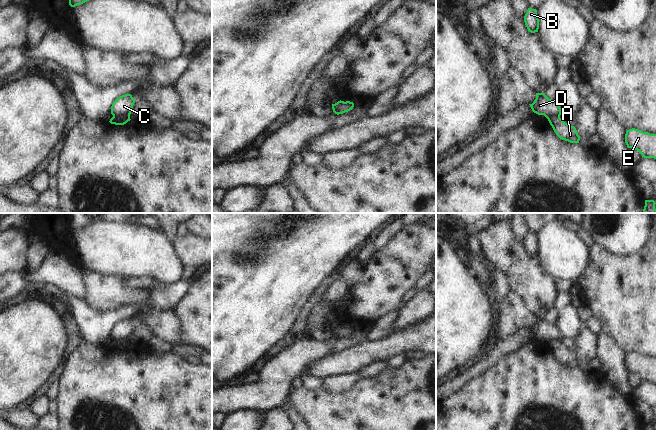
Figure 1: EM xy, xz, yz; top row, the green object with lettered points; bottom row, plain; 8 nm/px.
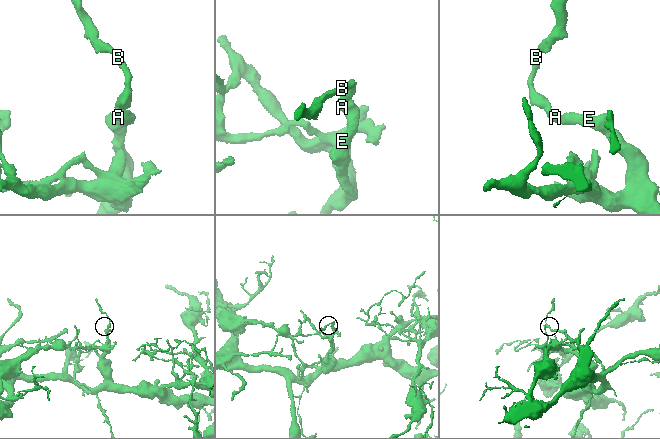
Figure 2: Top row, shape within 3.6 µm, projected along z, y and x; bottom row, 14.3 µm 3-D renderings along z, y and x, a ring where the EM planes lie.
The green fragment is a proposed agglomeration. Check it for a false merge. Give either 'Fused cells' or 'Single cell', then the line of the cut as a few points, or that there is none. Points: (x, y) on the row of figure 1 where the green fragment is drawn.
Fused cells. Split along xy (113, 115), (129, 118)

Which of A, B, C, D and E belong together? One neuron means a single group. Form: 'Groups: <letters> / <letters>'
Groups: A E / B C D

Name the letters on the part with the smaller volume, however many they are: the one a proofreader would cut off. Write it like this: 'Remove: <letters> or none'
Remove: B, C, D

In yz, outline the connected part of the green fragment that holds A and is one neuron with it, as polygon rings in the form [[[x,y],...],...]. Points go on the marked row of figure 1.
[[[552,116],[547,119],[560,139],[570,143],[579,143],[580,136],[574,126],[565,123],[560,116]]]

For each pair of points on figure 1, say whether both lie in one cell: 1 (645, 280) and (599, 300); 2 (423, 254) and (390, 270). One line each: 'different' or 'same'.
1: same
2: same

